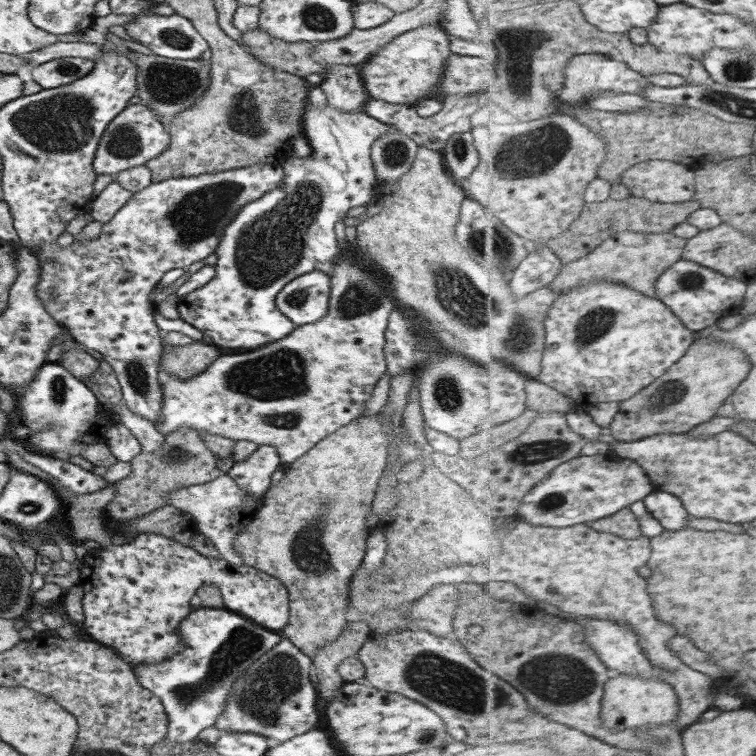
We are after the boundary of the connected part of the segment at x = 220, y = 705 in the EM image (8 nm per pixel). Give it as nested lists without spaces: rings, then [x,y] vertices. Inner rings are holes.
[[[226,608],[192,610],[181,620],[177,631],[185,644],[180,652],[158,664],[140,664],[133,670],[138,682],[158,696],[169,716],[167,739],[182,743],[197,739],[204,728],[215,724],[225,711],[237,676],[272,650],[281,640],[281,634]]]

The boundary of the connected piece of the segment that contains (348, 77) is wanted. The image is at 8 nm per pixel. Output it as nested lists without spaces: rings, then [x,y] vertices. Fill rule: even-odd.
[[[334,64],[323,76],[320,87],[330,105],[342,112],[365,112],[363,106],[371,98],[354,65]]]

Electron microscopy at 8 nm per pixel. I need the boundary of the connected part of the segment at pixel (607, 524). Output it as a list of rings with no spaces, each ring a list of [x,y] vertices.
[[[631,507],[625,508],[608,518],[593,521],[590,525],[600,532],[612,533],[626,537],[628,540],[636,540],[644,536],[641,520]]]

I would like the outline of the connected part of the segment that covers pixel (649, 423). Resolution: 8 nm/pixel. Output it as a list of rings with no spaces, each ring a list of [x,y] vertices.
[[[696,342],[682,362],[674,364],[662,378],[642,388],[634,398],[619,404],[614,422],[608,424],[611,437],[632,442],[660,434],[689,433],[720,414],[726,401],[744,384],[753,368],[750,356],[738,350],[734,343]]]

